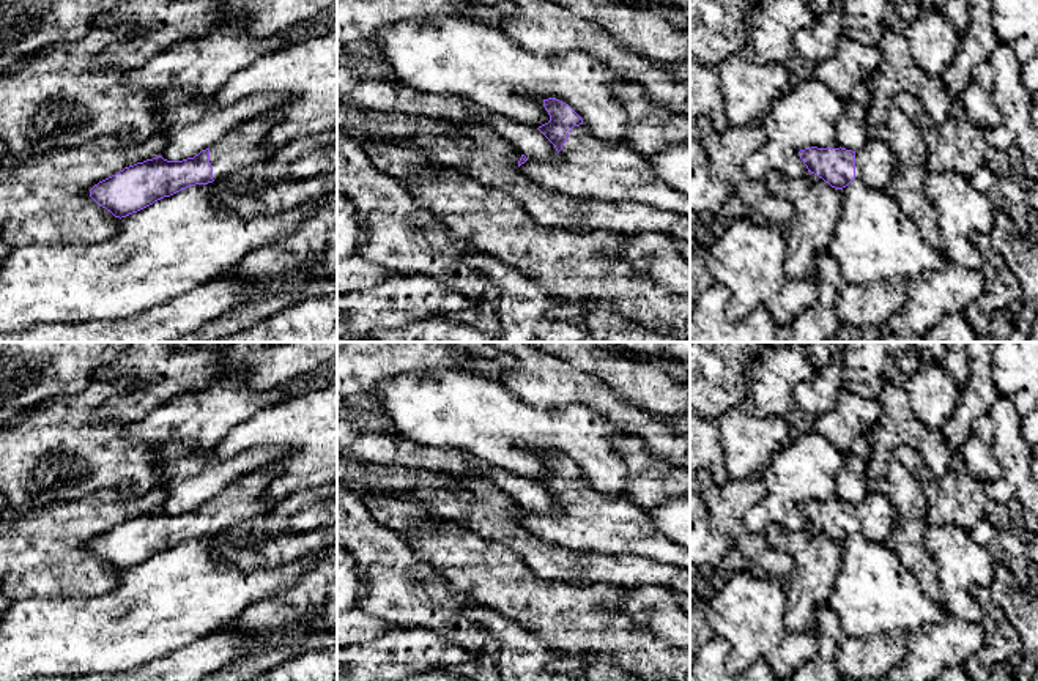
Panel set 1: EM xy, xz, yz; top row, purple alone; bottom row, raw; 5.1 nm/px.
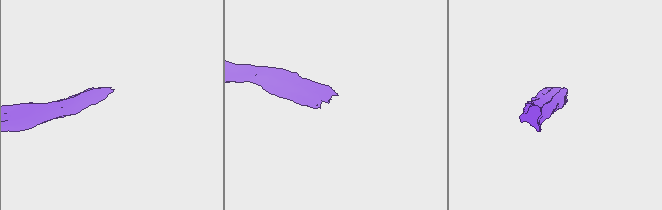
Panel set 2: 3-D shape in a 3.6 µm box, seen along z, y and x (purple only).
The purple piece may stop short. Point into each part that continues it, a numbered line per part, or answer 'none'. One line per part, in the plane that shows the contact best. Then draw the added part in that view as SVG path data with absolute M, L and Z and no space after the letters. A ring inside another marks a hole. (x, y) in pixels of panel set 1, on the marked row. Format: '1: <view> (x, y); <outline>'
1: xz (586, 167); M586 123L572 128L554 159L528 158L520 169L572 199L639 203L690 218L690 199L654 180L647 156L599 139Z

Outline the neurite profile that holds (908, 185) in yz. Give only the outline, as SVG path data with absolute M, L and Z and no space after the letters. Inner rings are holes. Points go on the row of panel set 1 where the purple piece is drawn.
M892 109L882 125L868 129L868 136L884 140L896 156L896 167L884 191L917 224L923 240L940 251L940 229L926 192L929 150L914 125L899 109Z

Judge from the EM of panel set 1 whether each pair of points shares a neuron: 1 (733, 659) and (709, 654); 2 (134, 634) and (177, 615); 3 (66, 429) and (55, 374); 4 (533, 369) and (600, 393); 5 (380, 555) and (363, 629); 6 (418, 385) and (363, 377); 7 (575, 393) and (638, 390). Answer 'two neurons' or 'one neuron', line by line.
1: two neurons
2: one neuron
3: two neurons
4: one neuron
5: two neurons
6: two neurons
7: two neurons

